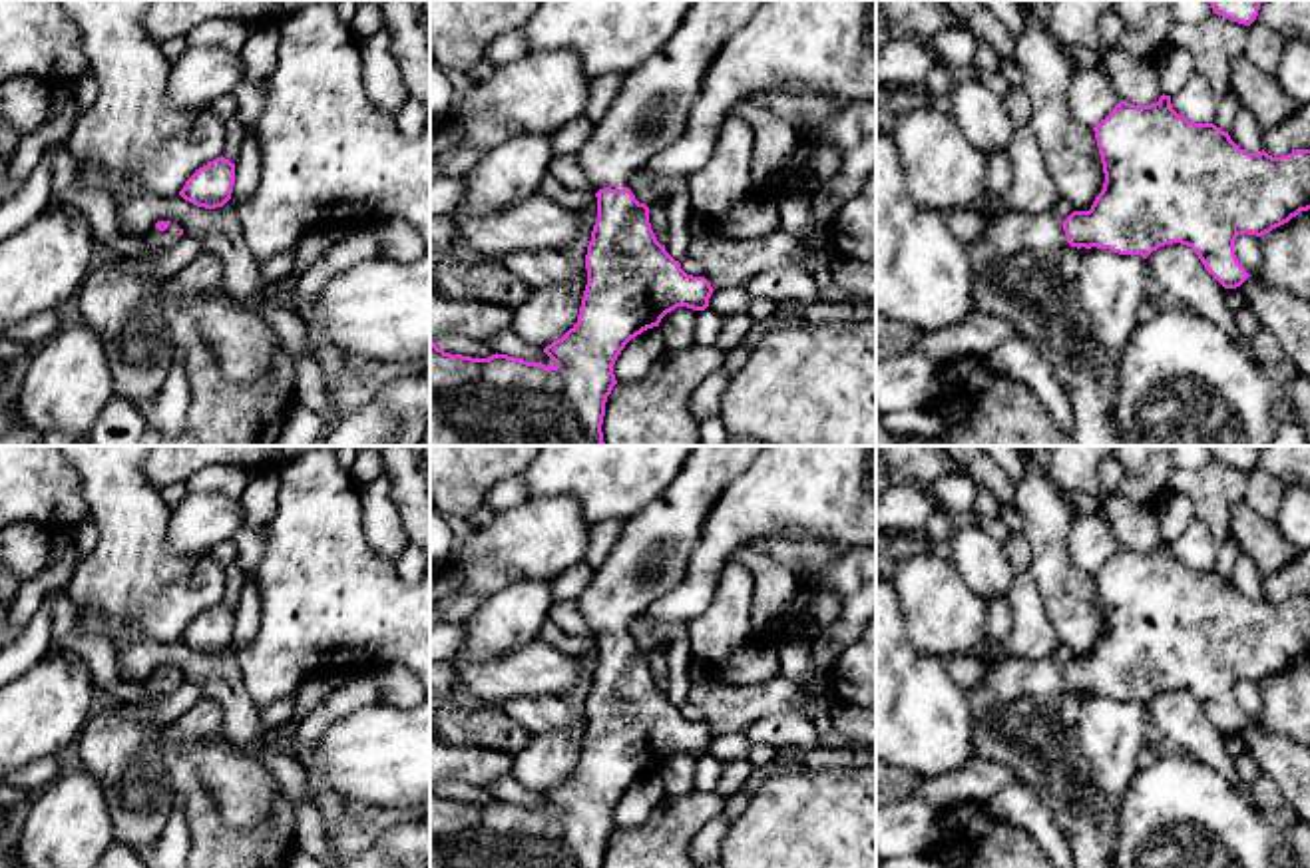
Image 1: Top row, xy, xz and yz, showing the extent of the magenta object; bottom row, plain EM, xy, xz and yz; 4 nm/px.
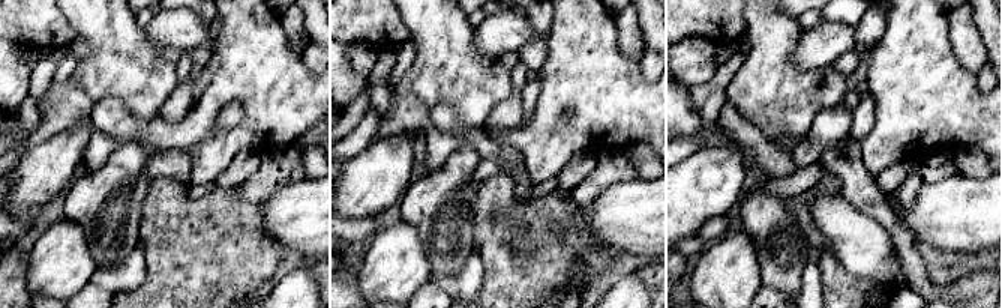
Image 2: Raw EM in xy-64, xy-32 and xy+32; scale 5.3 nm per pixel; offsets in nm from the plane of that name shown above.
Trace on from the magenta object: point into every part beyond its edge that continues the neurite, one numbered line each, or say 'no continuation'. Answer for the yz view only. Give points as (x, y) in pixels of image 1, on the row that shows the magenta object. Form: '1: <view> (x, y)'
1: yz (1016, 273)

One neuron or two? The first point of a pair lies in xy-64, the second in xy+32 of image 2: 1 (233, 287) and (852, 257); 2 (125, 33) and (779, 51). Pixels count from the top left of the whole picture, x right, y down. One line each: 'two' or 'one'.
1: two
2: one

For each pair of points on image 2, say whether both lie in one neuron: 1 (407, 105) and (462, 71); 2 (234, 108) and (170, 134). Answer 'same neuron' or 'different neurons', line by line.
1: different neurons
2: different neurons

